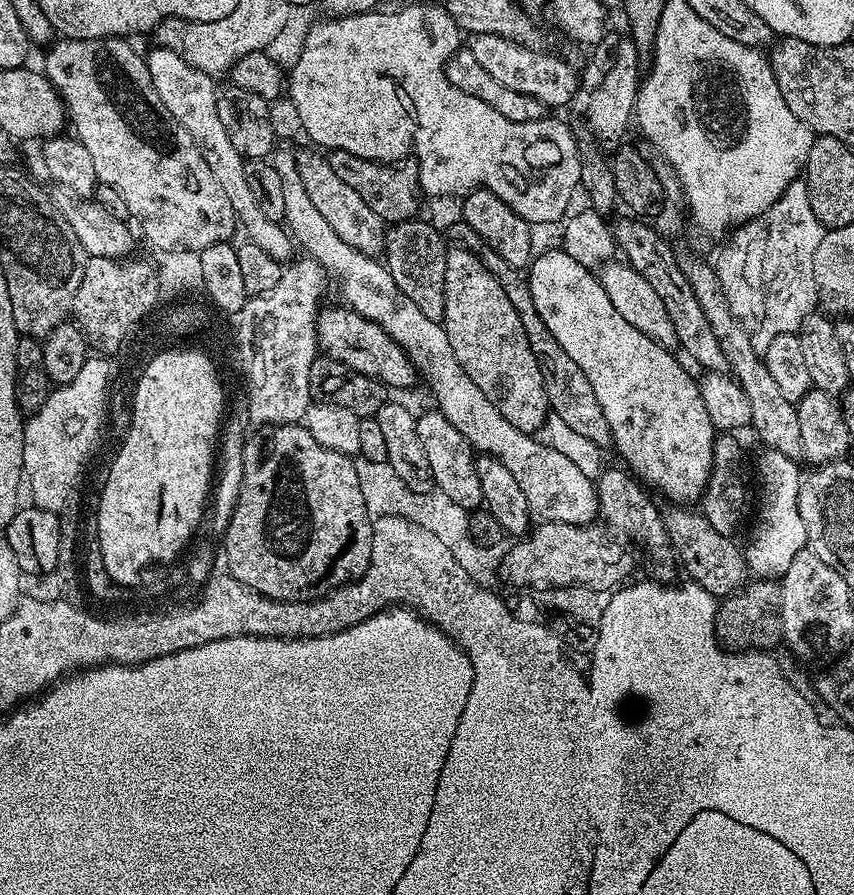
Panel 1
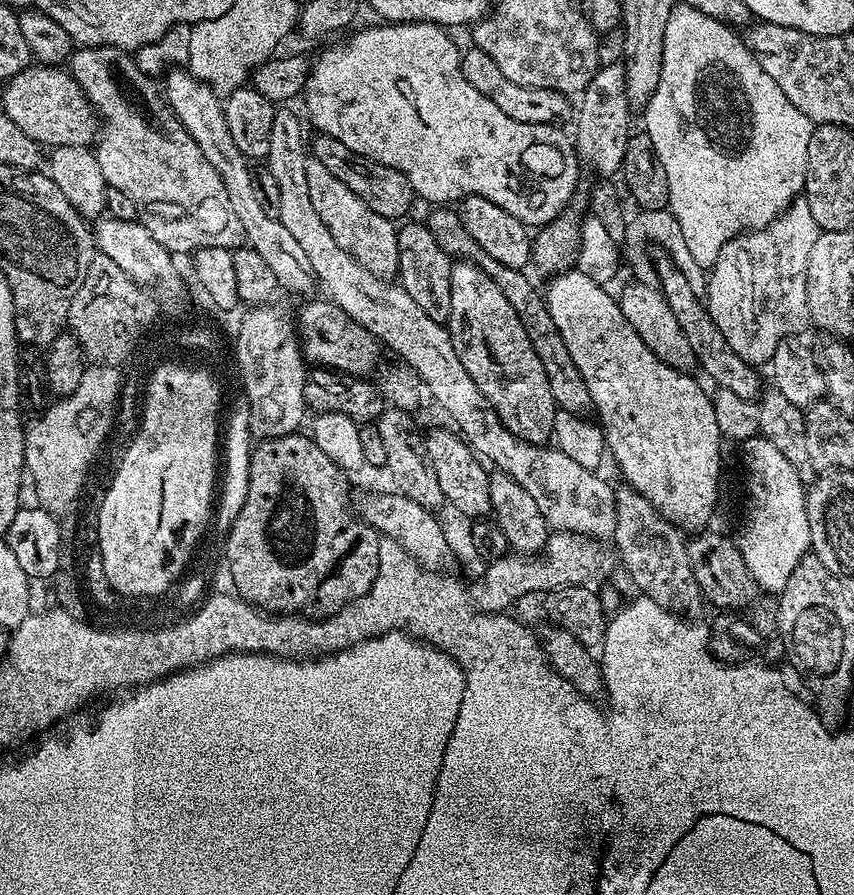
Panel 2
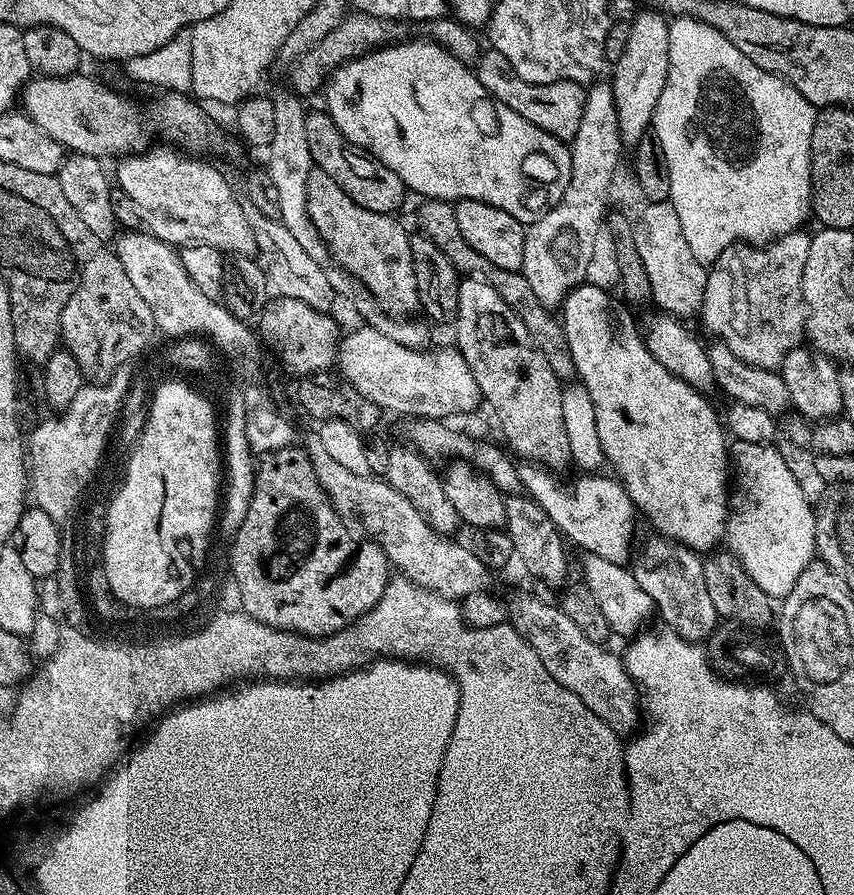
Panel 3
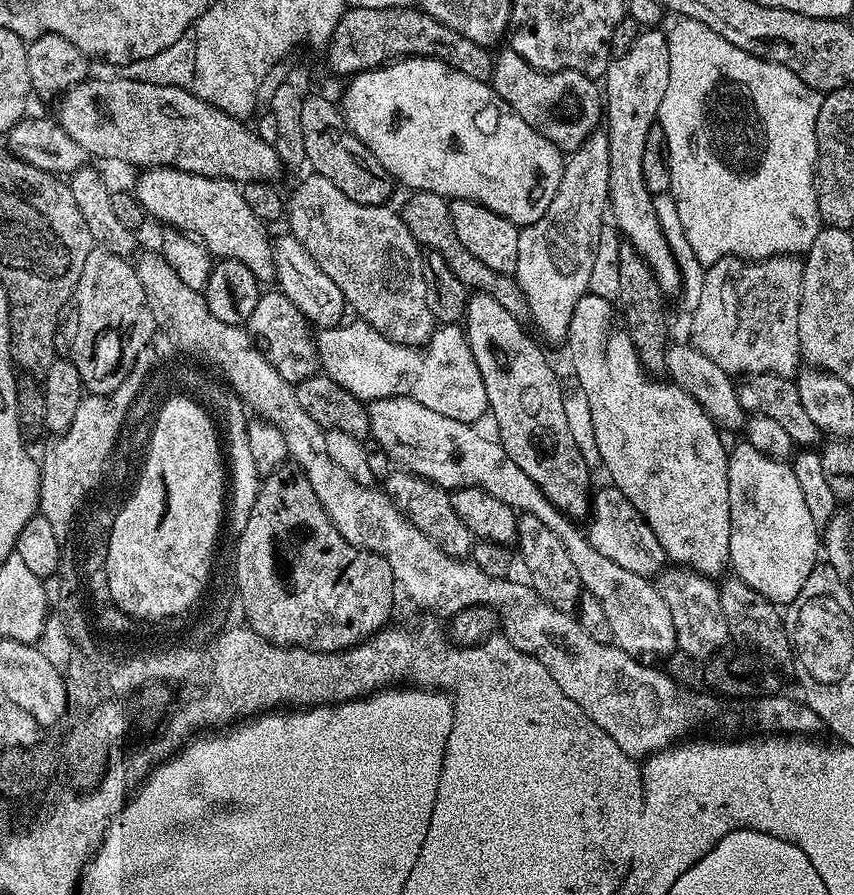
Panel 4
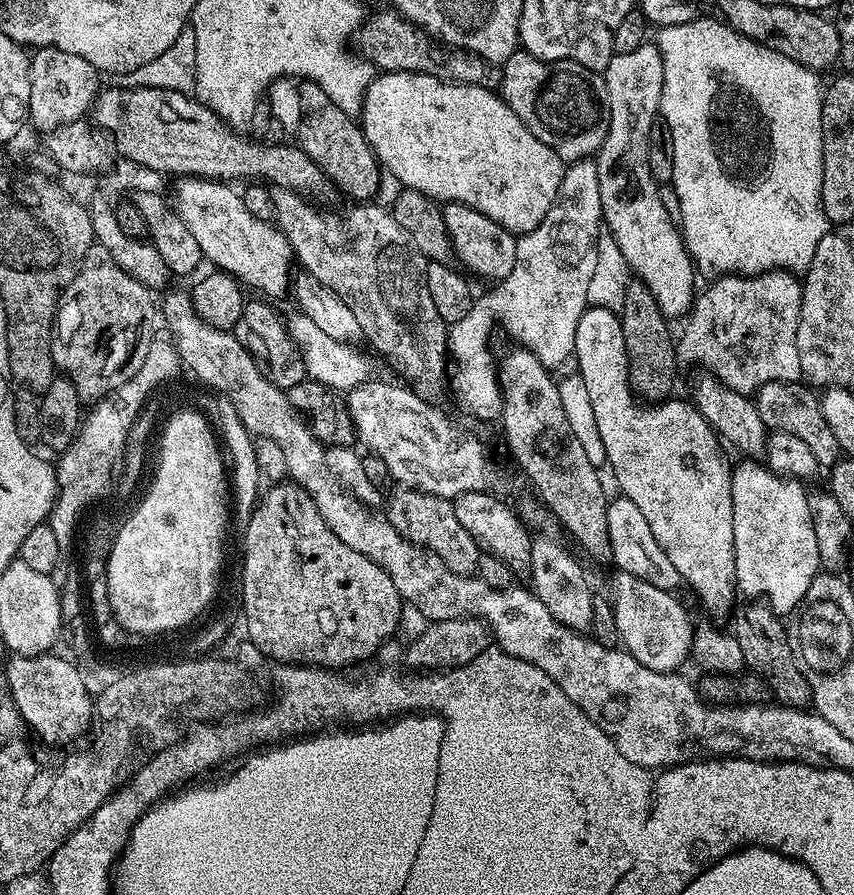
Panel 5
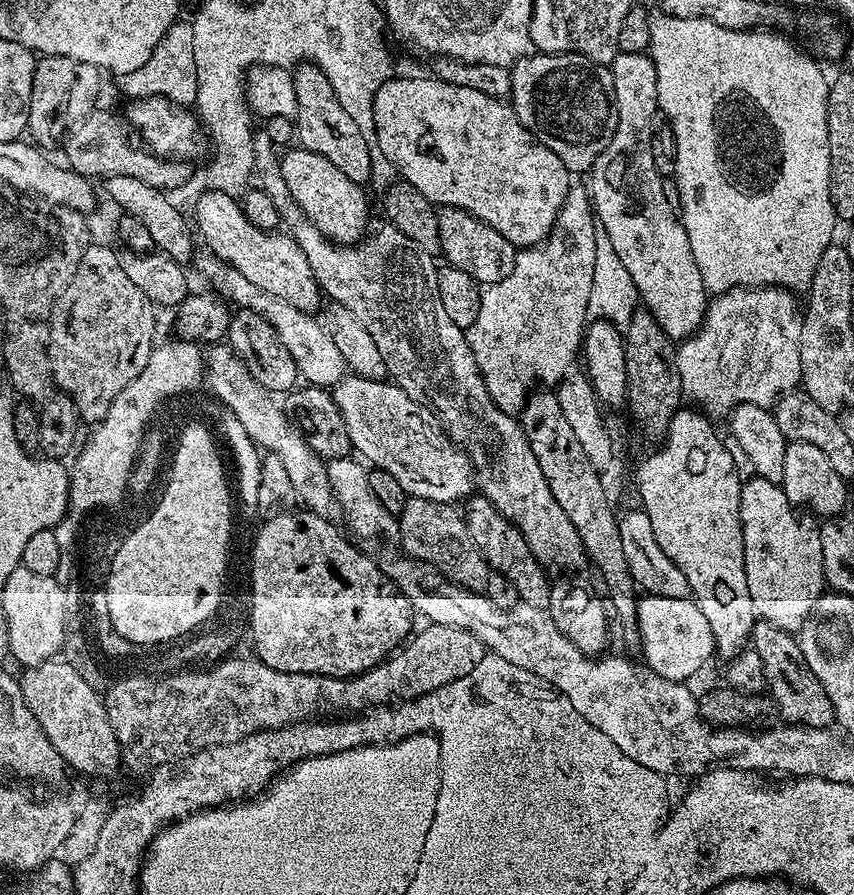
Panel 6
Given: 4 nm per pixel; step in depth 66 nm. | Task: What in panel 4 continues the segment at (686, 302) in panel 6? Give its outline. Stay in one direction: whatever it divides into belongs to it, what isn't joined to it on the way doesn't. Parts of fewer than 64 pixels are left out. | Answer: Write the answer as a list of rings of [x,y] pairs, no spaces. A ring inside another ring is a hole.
[[[659,27],[641,31],[640,37],[630,46],[626,54],[615,57],[608,65],[608,71],[602,77],[602,104],[606,109],[606,131],[608,149],[610,150],[610,170],[608,171],[608,208],[621,237],[638,250],[654,274],[658,286],[665,294],[681,291],[681,278],[678,262],[667,244],[666,236],[659,225],[658,216],[652,205],[653,195],[646,190],[646,182],[642,178],[642,150],[646,150],[646,134],[650,134],[650,126],[657,123],[662,106],[662,98],[666,98],[666,86],[670,86],[670,50],[667,35]]]

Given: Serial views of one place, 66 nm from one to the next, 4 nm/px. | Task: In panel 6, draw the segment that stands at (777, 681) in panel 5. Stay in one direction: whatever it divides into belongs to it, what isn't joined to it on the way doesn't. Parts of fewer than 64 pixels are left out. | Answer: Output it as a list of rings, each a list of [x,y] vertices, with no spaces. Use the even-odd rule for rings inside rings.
[[[758,622],[752,628],[750,646],[762,658],[762,670],[767,691],[772,697],[775,711],[780,711],[779,719],[785,724],[801,724],[804,728],[827,728],[835,721],[836,715],[822,690],[822,682],[814,678],[814,670],[806,666],[806,658],[800,649],[800,641],[793,633],[773,624]]]

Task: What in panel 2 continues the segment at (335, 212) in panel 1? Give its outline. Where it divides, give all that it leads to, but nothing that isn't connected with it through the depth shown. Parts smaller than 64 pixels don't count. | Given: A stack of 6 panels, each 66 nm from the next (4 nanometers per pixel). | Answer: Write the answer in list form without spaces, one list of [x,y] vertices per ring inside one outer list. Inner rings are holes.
[[[309,158],[306,162],[306,182],[310,189],[310,202],[314,202],[314,210],[318,210],[318,215],[322,217],[322,222],[326,222],[326,230],[370,274],[392,278],[400,271],[400,255],[398,254],[398,238],[396,237],[398,228],[393,221],[382,218],[382,214],[374,214],[350,186],[345,186],[322,166],[314,158]]]

